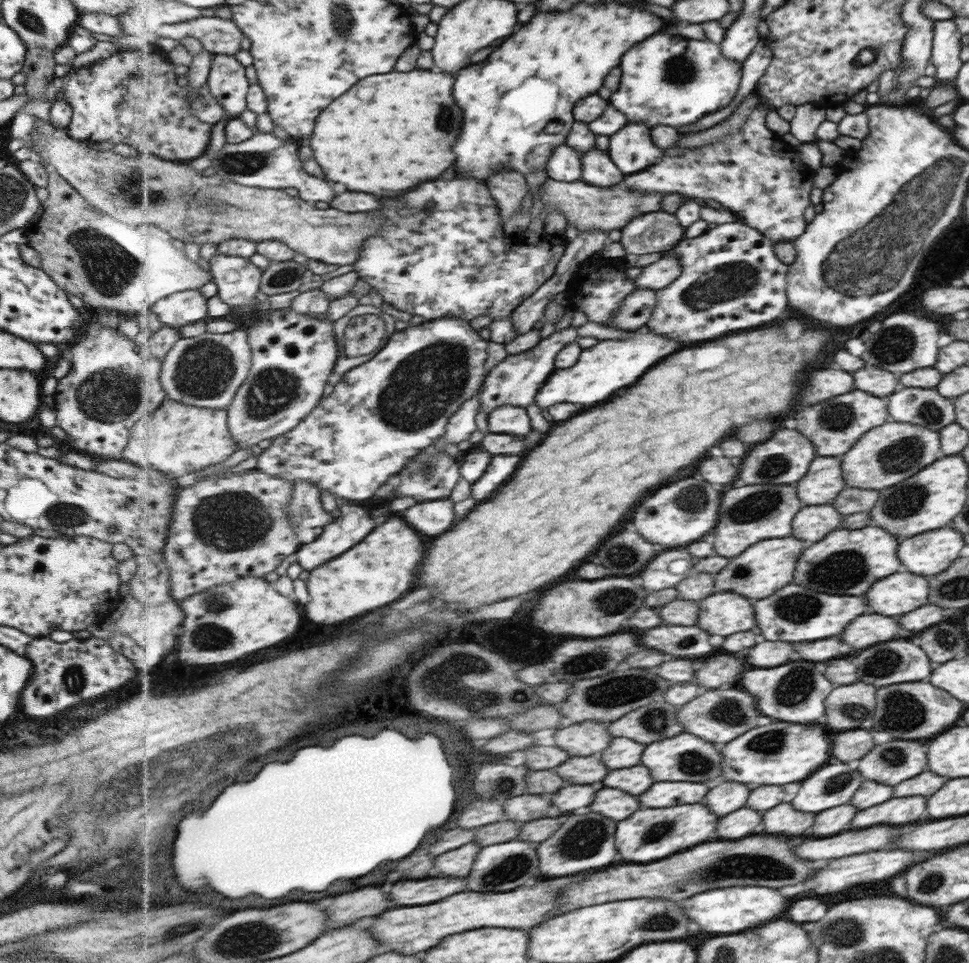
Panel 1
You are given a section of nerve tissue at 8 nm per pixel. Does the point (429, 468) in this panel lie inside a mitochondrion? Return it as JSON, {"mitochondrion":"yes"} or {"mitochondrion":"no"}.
{"mitochondrion":"yes"}

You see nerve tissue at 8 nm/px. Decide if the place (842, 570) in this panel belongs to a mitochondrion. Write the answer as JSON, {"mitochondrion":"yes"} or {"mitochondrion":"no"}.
{"mitochondrion":"yes"}

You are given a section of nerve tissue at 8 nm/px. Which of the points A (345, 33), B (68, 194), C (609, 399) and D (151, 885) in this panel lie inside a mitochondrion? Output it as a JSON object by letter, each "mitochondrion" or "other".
{"A":"mitochondrion","B":"other","C":"other","D":"other"}

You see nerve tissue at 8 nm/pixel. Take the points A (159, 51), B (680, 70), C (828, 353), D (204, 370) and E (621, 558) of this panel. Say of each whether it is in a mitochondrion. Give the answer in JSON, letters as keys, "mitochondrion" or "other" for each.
{"A":"other","B":"mitochondrion","C":"other","D":"mitochondrion","E":"mitochondrion"}

